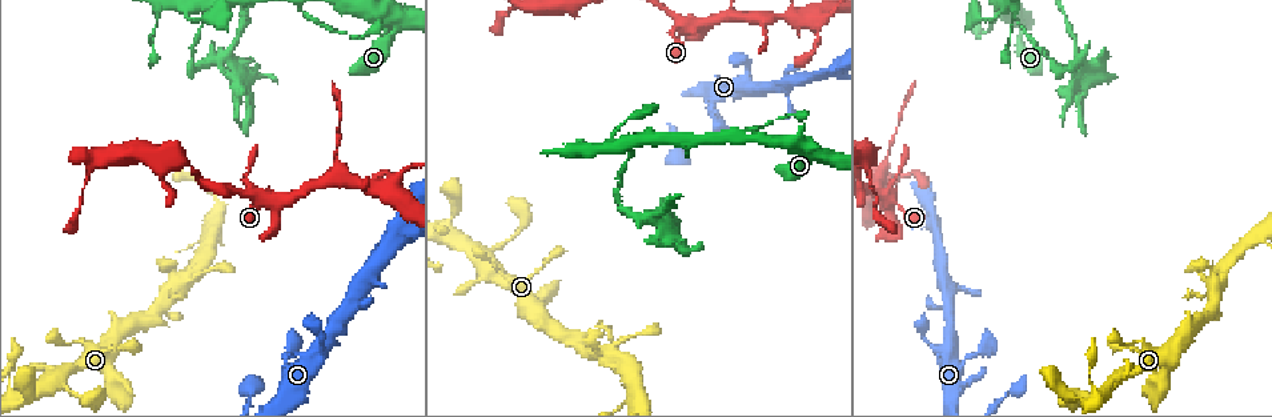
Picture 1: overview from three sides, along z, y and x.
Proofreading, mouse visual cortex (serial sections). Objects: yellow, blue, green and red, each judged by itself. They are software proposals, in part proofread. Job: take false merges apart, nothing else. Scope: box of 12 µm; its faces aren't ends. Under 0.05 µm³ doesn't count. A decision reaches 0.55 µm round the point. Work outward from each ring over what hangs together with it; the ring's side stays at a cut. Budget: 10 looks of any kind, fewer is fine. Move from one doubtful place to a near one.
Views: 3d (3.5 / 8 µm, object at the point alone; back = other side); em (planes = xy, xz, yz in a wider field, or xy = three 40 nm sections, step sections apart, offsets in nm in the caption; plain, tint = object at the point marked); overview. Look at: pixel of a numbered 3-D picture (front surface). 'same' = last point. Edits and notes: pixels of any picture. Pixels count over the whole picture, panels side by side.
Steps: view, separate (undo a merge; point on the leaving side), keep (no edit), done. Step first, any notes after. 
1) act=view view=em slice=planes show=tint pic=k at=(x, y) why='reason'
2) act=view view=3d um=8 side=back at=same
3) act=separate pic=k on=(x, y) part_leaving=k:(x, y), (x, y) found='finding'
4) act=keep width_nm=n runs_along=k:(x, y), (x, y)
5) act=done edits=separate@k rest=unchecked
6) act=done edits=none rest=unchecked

act=view view=3d um=3.5 pic=1 at=(175, 289) why='looks like a crossing'

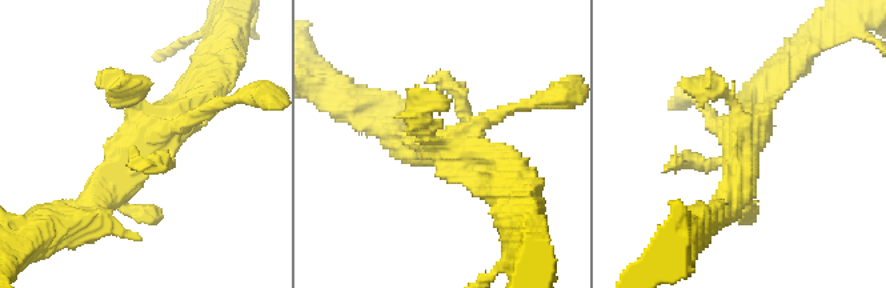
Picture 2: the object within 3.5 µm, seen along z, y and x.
act=view view=em slice=xy step=1 show=plain pic=2 at=(444, 147) why='shape alone is not enough'

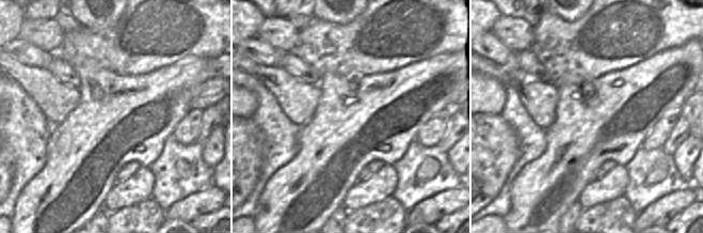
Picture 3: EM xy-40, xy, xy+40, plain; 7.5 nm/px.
act=view view=em slice=xy step=1 show=tint at=same why='where the object lies'

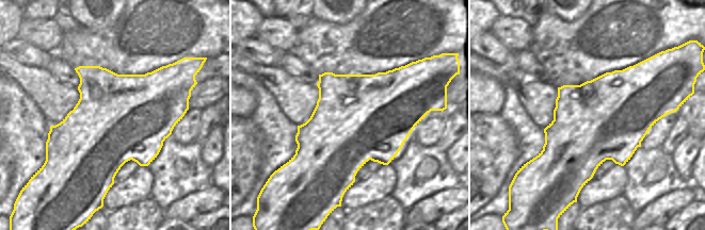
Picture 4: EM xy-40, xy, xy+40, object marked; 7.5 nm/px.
act=keep found='one cell here'

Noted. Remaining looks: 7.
act=view view=em slice=xy step=3 show=tint pic=1 at=(934, 225) why='thick turns thin'

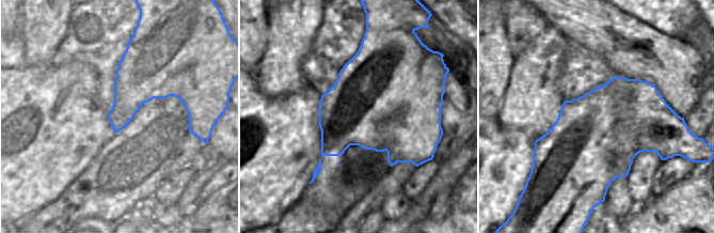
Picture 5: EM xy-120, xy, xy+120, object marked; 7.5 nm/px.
act=view view=3d um=3.5 at=same

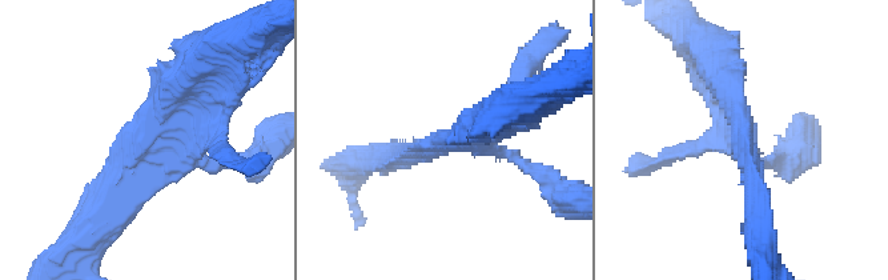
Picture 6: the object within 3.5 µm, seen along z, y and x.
act=keep runs_along=6:(100, 214), (161, 103), (195, 70) found='all the same cell'

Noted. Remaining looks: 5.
act=view view=3d um=3.5 pic=1 at=(692, 29) why='calibre changes'

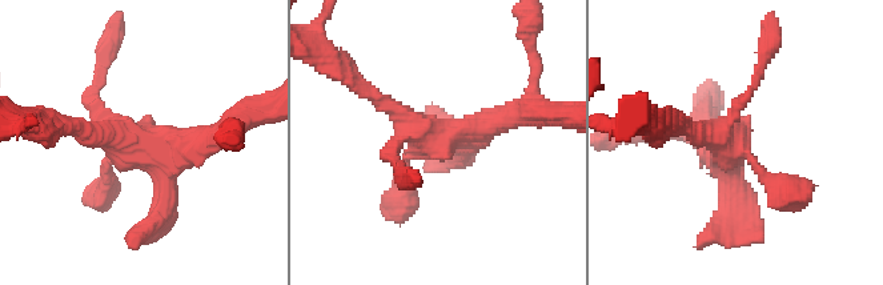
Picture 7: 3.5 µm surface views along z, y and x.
act=view view=em slice=xy step=2 show=tint pic=7 at=(443, 135) why='now the EM'

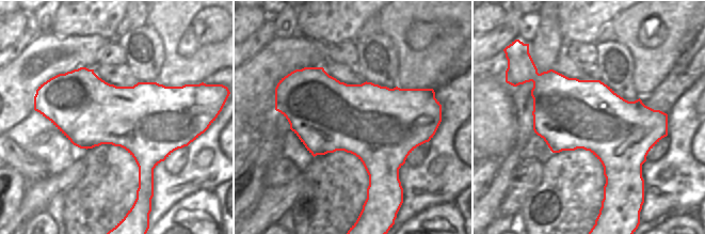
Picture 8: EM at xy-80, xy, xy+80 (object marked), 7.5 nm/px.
act=keep width_nm=600 runs_along=7:(404, 185), (424, 137), (526, 113) found='all the same cell'

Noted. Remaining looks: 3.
act=view view=3d um=3.5 pic=1 at=(376, 187) why='sharp bend'

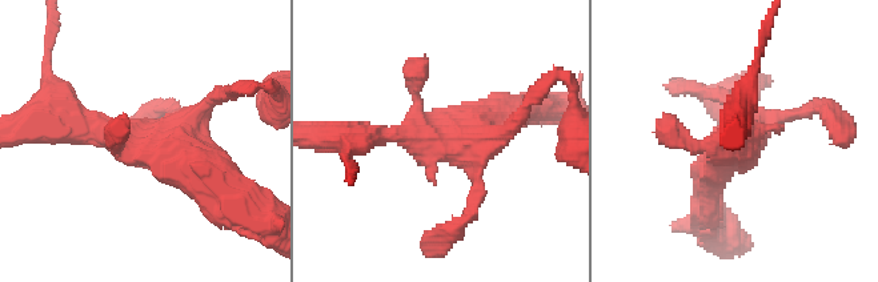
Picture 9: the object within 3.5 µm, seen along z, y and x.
act=view view=em slice=xy step=1 show=tint pic=9 at=(446, 145) why='need the tissue'

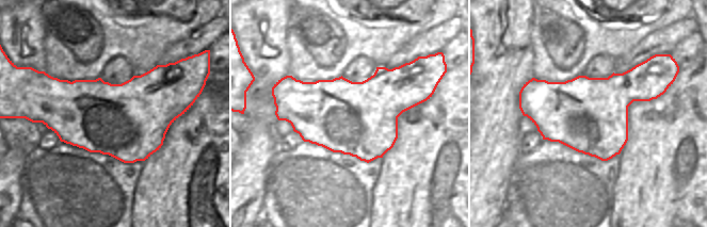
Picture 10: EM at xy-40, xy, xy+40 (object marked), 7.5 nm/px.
act=keep found='continuous, no second cell'

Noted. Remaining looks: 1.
act=done edits=none rest=unchecked

